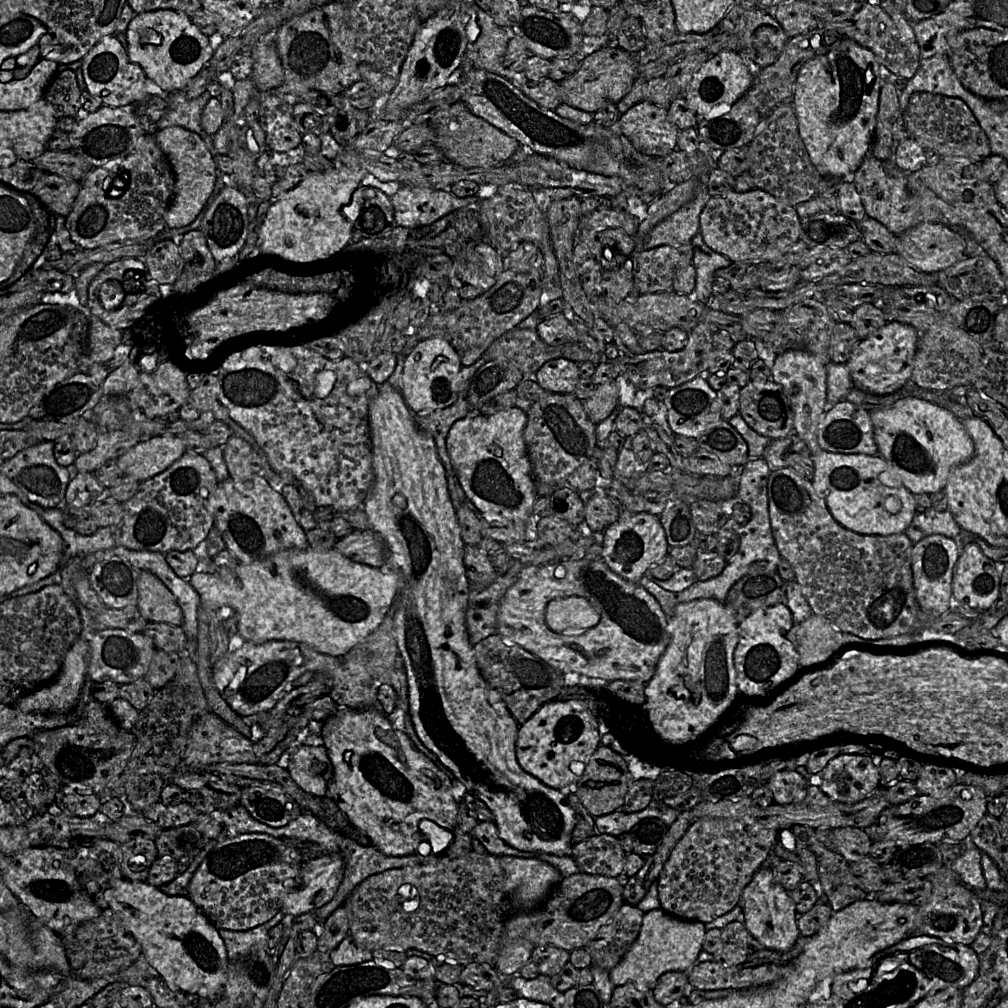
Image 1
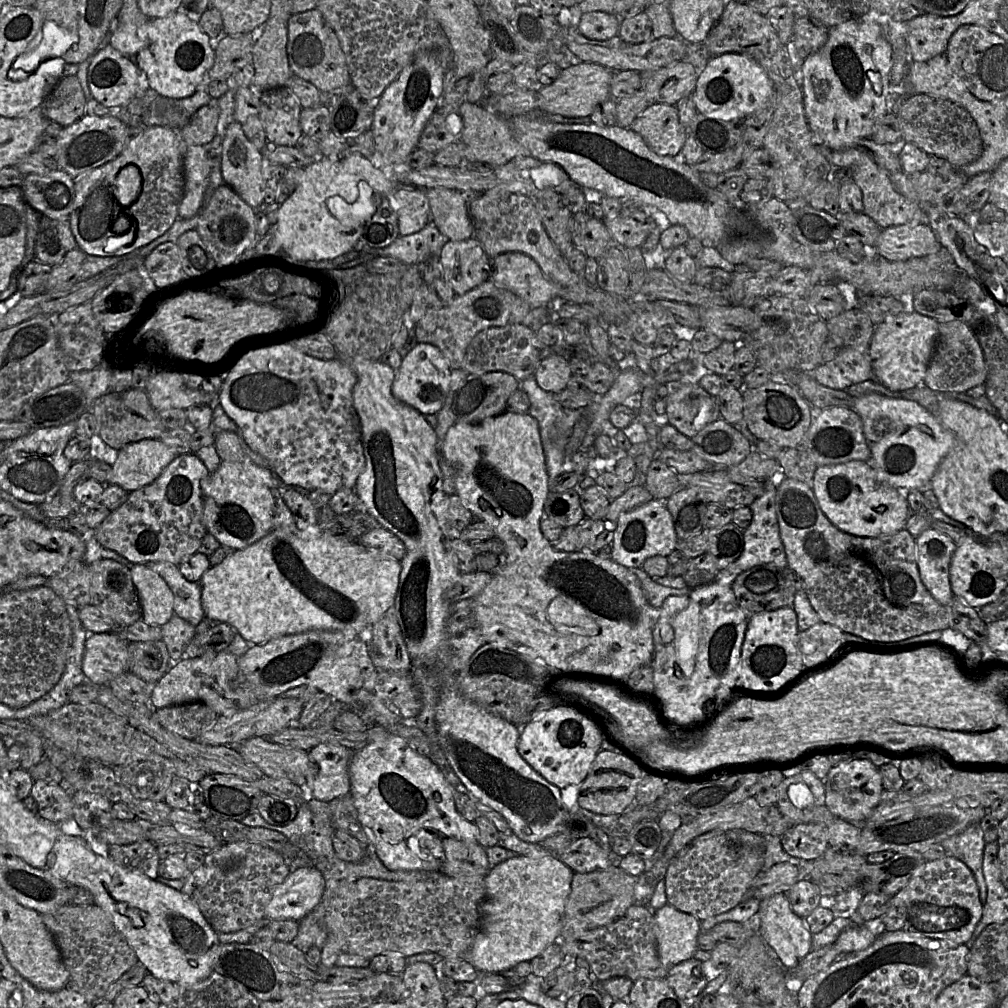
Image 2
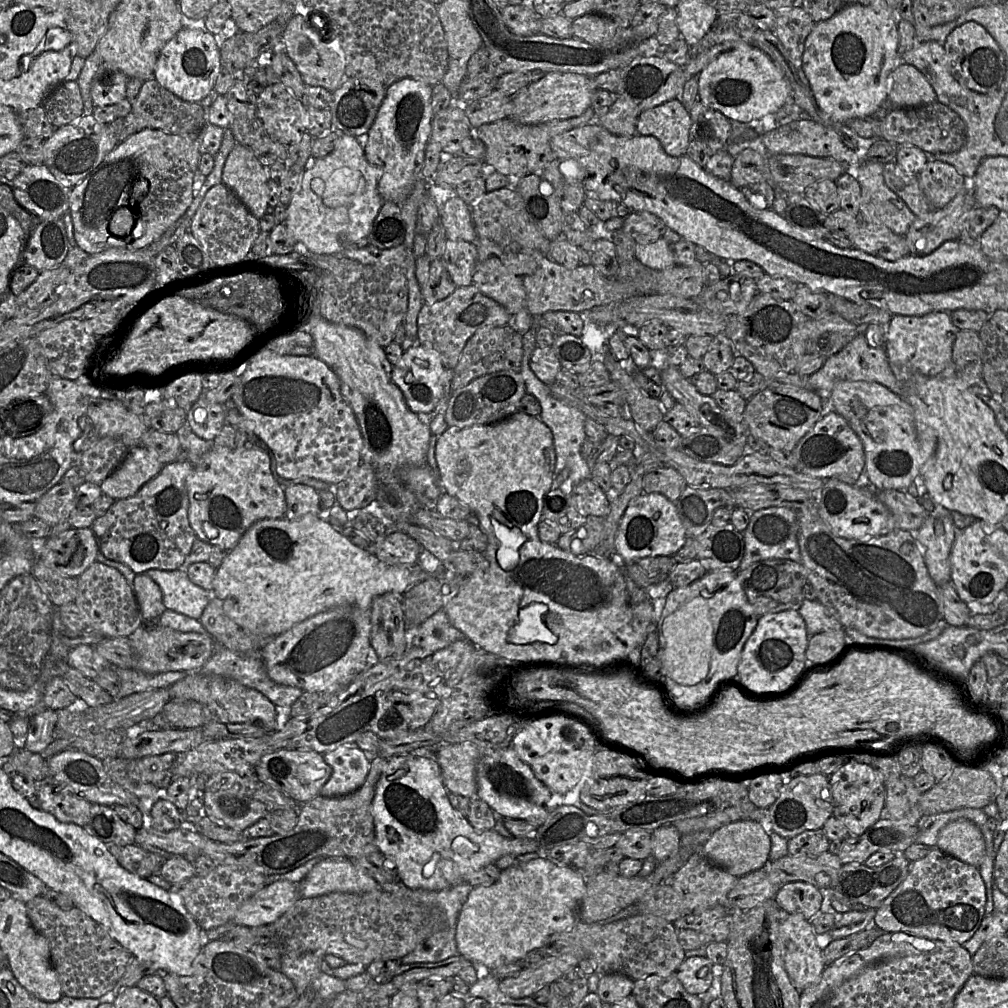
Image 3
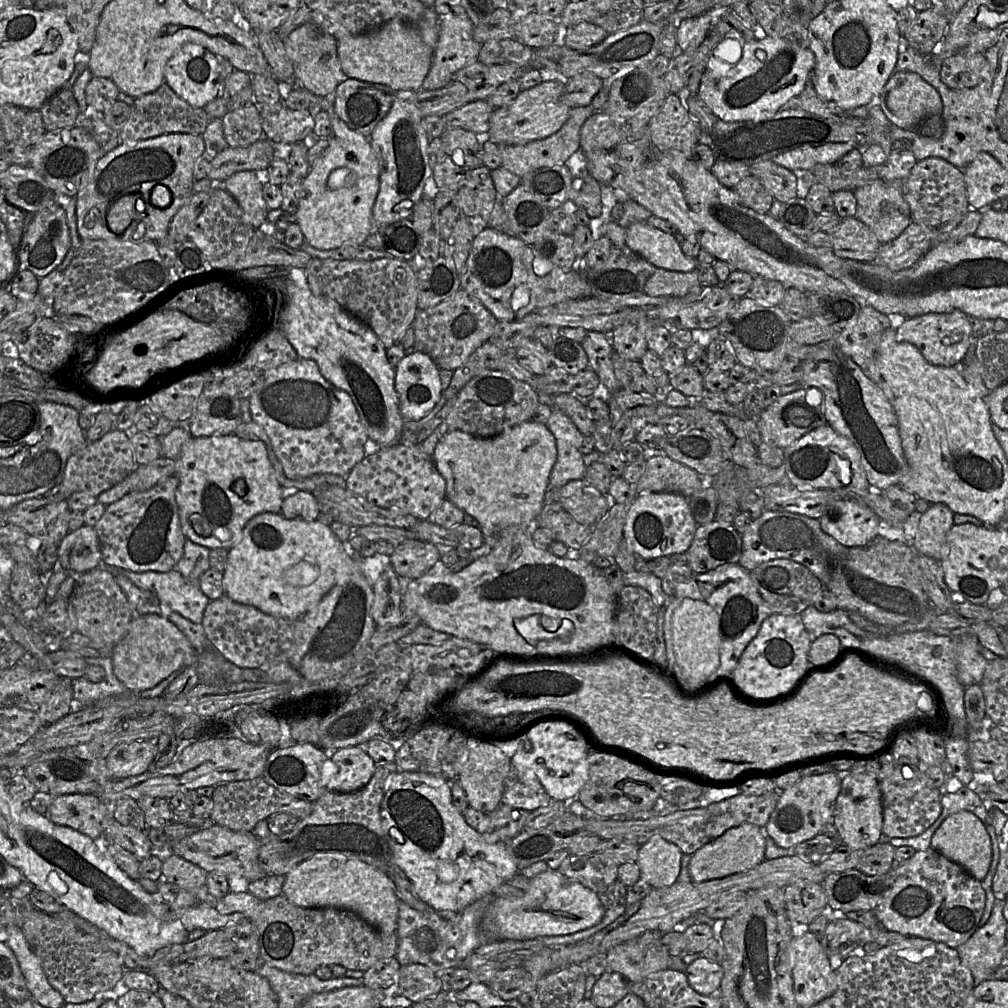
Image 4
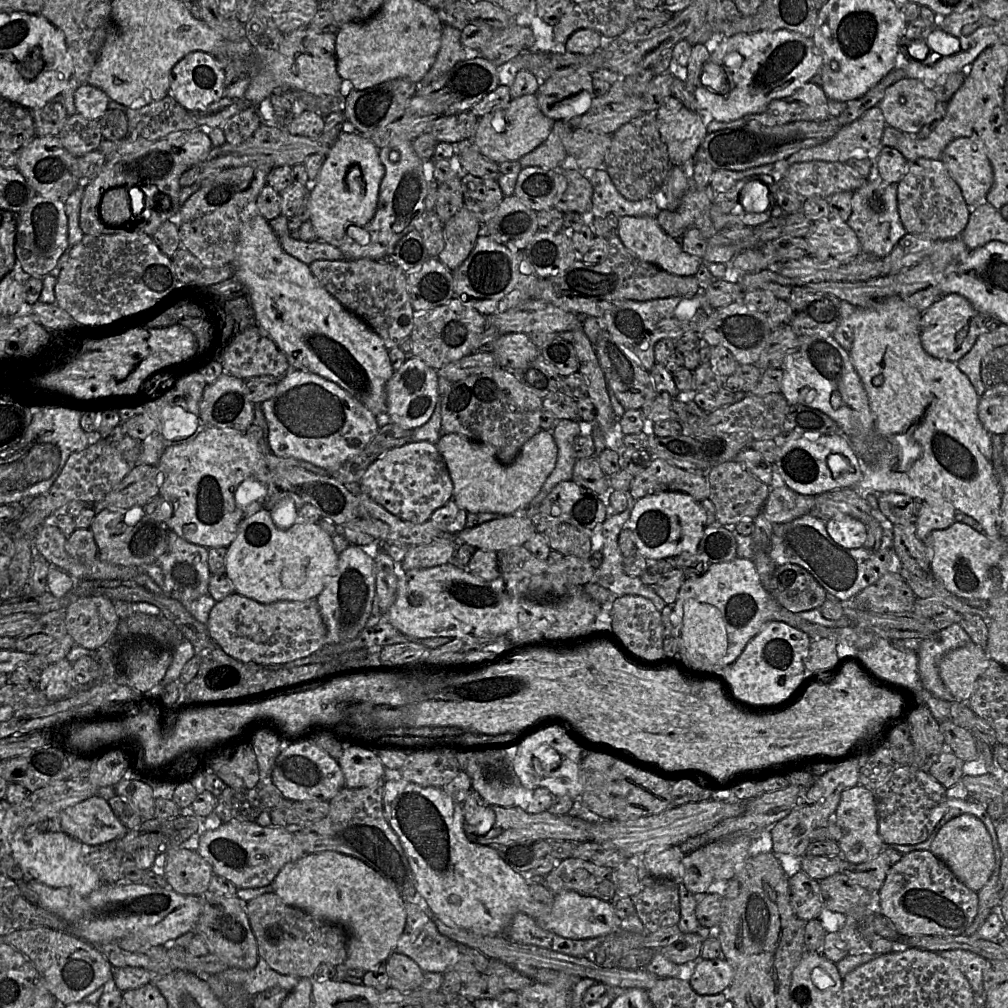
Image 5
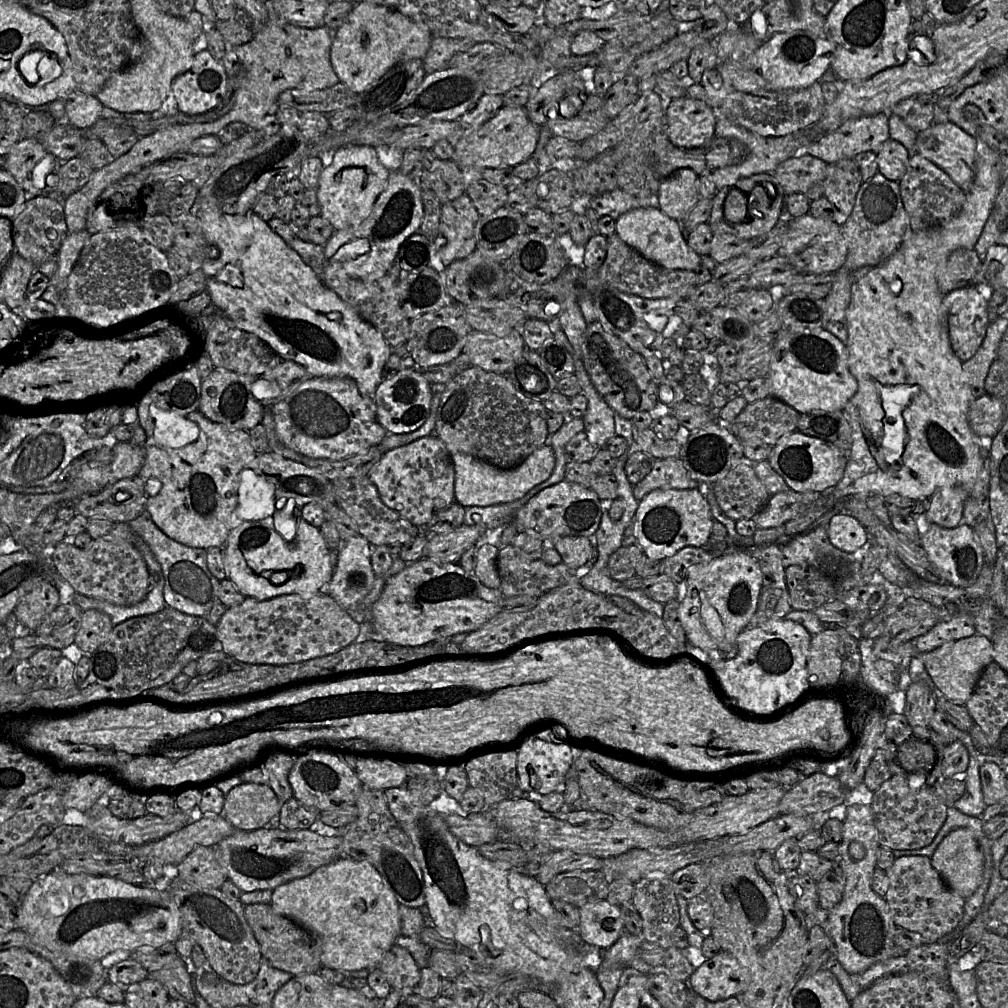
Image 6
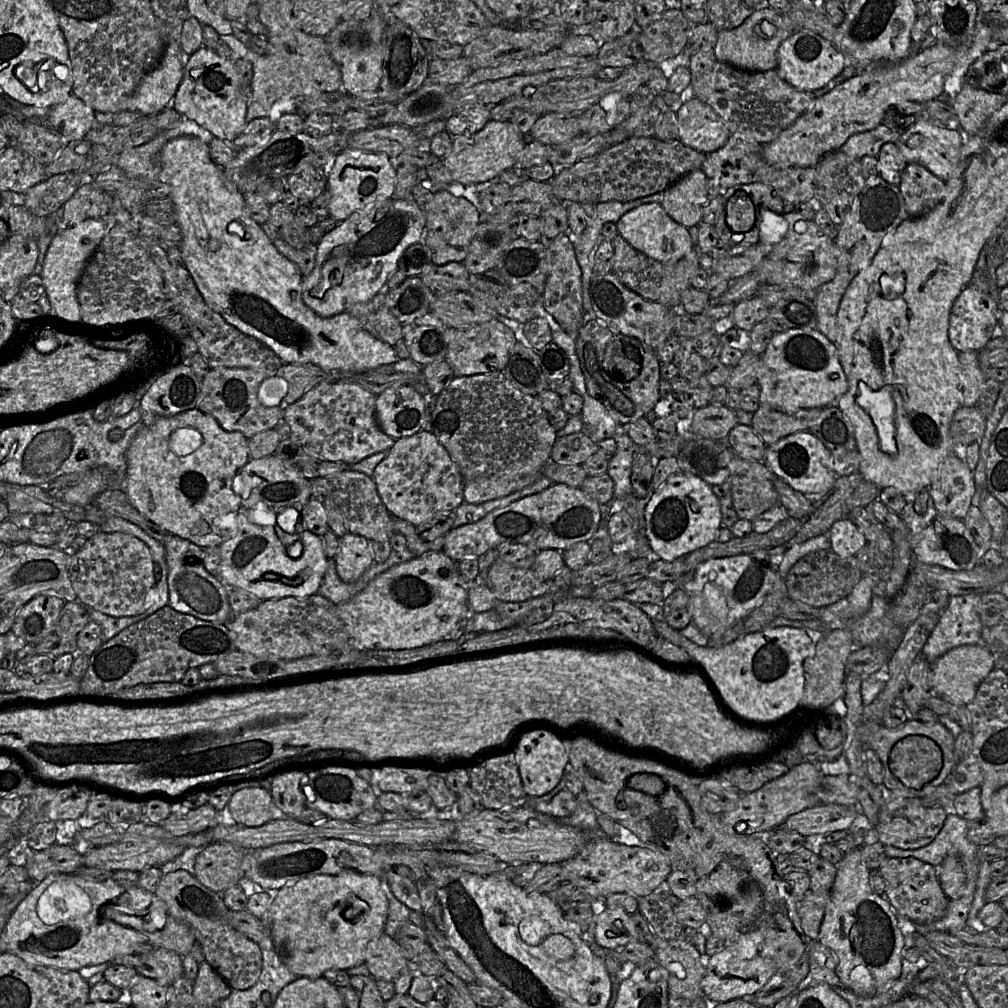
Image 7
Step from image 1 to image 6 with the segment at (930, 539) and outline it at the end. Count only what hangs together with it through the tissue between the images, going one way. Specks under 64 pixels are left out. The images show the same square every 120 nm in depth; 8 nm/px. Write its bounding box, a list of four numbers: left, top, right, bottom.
[925,485,969,528]

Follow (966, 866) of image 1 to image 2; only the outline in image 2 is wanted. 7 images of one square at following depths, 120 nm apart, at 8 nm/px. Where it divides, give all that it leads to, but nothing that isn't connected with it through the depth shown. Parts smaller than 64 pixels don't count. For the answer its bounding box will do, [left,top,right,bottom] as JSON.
[941,823,987,904]

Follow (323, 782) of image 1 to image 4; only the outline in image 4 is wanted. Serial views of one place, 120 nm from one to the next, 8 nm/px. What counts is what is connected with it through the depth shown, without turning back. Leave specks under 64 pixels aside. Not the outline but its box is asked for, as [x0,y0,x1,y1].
[326,747,376,793]

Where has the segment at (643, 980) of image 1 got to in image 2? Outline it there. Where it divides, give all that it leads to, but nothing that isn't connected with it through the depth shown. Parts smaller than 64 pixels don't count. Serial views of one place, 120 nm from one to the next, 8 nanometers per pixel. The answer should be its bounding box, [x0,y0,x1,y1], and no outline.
[654,903,700,967]

